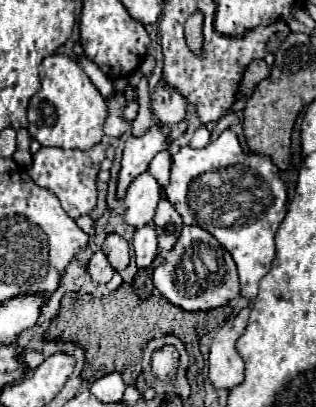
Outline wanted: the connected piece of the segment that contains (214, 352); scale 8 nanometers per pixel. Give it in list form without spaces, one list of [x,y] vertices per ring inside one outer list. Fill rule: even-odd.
[[[246,308],[236,318],[228,320],[210,346],[208,380],[216,390],[232,390],[244,382],[244,360],[234,346],[246,328],[248,312],[250,310]]]

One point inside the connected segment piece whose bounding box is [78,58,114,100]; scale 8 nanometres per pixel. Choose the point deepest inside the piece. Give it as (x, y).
(103, 83)

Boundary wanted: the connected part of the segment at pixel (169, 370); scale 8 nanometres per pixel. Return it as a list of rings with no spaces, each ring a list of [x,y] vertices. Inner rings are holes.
[[[166,346],[160,352],[154,352],[154,356],[152,356],[154,376],[162,378],[162,380],[170,380],[170,376],[174,374],[174,368],[176,368],[176,360],[178,360],[178,354],[170,346]]]

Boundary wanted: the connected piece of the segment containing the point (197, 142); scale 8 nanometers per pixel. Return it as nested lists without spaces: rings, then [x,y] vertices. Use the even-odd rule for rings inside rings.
[[[200,126],[200,128],[194,132],[190,146],[192,146],[192,148],[204,148],[208,142],[210,142],[210,132],[208,132],[204,126]]]

